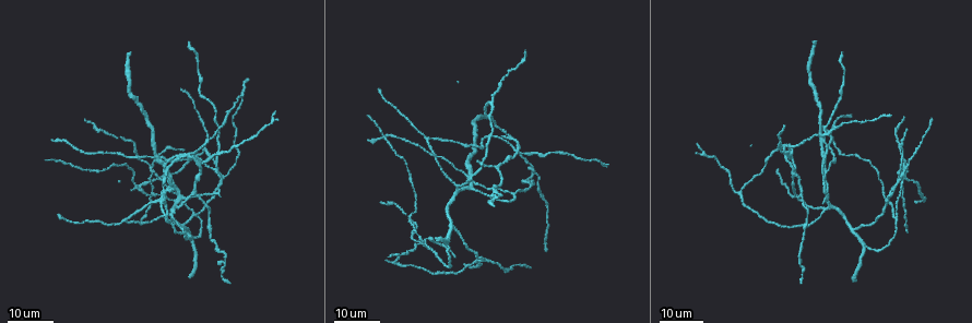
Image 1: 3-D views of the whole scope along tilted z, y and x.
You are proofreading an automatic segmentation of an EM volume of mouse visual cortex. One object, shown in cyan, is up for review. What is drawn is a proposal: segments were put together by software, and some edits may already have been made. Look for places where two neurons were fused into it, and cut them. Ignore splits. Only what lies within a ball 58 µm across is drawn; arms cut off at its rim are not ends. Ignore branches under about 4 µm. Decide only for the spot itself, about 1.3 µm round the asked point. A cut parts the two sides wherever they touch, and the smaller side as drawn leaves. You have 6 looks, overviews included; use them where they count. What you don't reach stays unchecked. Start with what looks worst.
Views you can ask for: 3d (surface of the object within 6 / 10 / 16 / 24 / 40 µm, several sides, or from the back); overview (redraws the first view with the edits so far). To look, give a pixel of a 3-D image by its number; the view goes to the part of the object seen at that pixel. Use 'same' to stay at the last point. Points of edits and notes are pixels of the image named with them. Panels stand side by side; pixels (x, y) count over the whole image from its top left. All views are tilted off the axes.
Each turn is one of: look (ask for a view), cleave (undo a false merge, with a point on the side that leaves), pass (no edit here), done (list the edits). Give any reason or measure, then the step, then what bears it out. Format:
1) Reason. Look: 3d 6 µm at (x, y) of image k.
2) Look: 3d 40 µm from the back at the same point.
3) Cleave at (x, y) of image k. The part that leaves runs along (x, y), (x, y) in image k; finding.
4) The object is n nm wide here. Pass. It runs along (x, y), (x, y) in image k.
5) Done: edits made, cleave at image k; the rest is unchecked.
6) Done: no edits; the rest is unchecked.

Look: 3d 24 µm at (903, 180) of image 1.

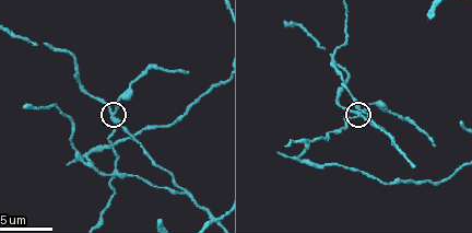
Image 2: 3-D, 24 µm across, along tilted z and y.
Look: 3d 10 µm at (114, 115) of image 2.

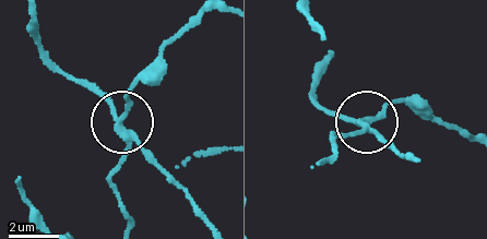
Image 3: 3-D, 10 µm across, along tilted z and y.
The side arm is 11 µm long; 3 arms meet here. Cleave at (126, 100) of image 3. A second neuron is stuck on.

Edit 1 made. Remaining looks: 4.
See it whole again. Look: overview.

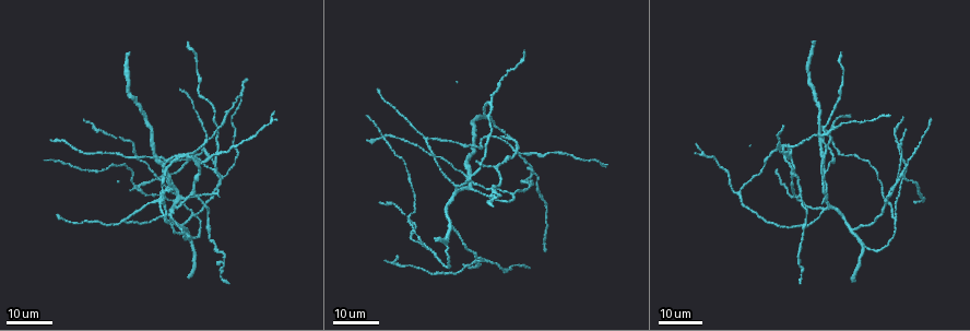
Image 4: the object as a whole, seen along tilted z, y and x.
Two arms in line, one across. Look: 3d 24 µm at (223, 177) of image 4.

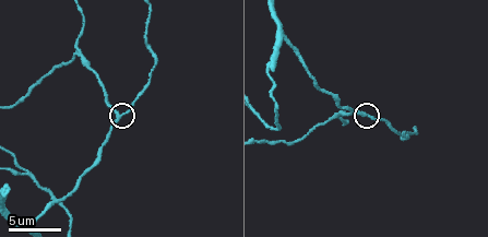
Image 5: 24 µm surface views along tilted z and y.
Look: 3d 10 µm at (364, 112) of image 5.

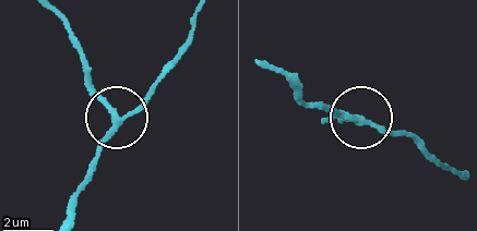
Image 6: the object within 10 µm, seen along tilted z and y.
3 arms meet here. Pass. One neuron here.

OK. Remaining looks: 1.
Done: edits made, cleave at image 3; the rest is unchecked.

